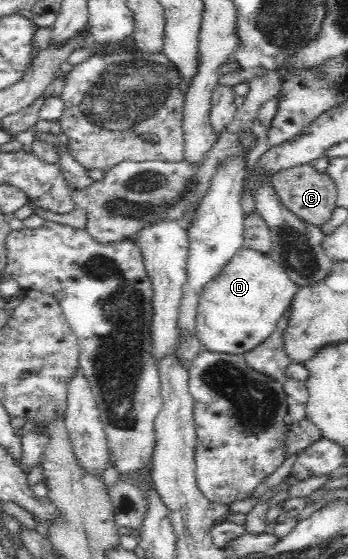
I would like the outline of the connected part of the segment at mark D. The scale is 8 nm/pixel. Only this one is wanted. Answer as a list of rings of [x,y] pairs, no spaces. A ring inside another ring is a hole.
[[[241,246],[240,250],[214,275],[202,289],[196,307],[196,335],[203,347],[216,352],[242,355],[265,341],[276,329],[281,317],[291,307],[293,297],[300,285],[289,278],[281,263],[271,257],[271,253],[259,251],[251,246]]]

